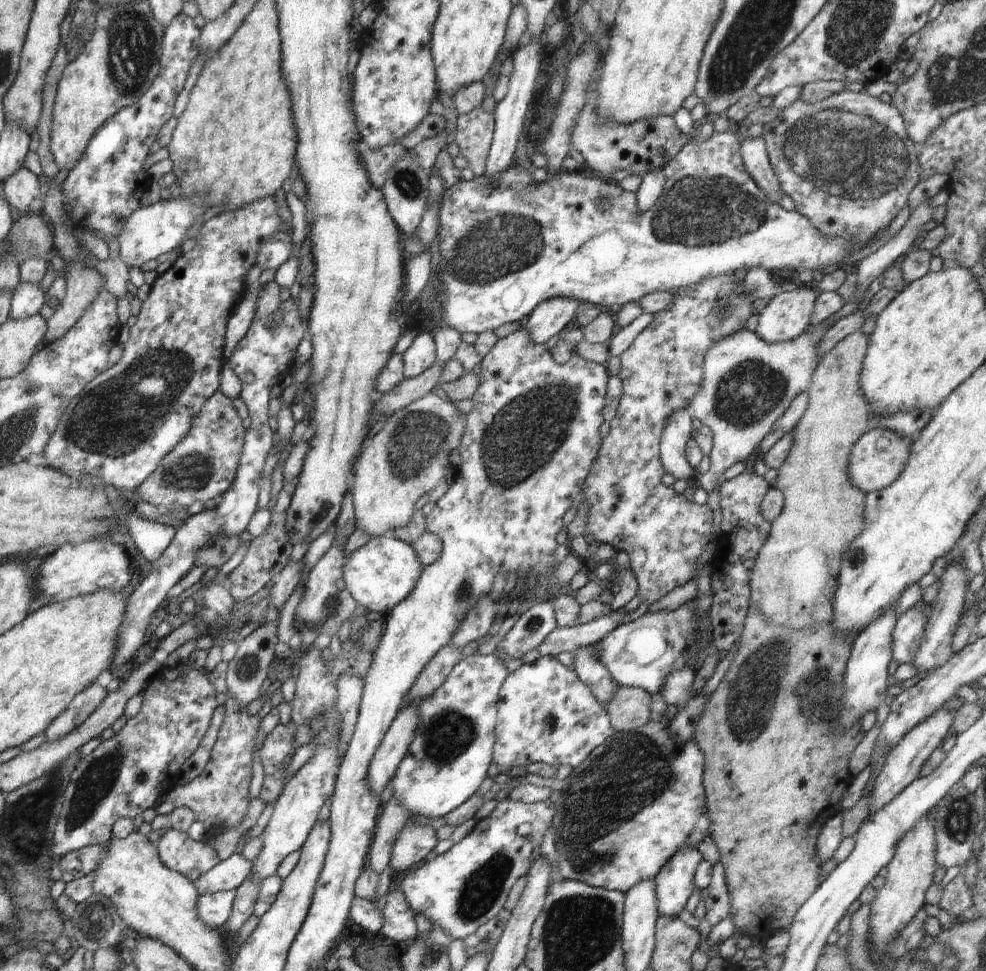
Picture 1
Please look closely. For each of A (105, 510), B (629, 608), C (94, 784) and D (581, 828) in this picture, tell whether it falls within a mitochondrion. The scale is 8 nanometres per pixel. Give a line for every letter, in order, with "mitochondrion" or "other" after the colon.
A: other
B: other
C: mitochondrion
D: mitochondrion

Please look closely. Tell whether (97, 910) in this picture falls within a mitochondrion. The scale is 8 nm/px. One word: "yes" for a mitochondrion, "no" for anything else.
yes

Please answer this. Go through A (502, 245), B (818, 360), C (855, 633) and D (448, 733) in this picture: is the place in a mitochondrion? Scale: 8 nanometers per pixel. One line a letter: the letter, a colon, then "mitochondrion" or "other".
A: mitochondrion
B: other
C: other
D: mitochondrion

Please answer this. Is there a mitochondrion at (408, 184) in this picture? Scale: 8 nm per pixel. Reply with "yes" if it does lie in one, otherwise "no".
yes

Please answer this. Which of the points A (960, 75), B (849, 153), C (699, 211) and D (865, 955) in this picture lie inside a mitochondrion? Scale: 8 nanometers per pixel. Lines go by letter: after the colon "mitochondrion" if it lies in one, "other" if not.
A: mitochondrion
B: mitochondrion
C: mitochondrion
D: other

